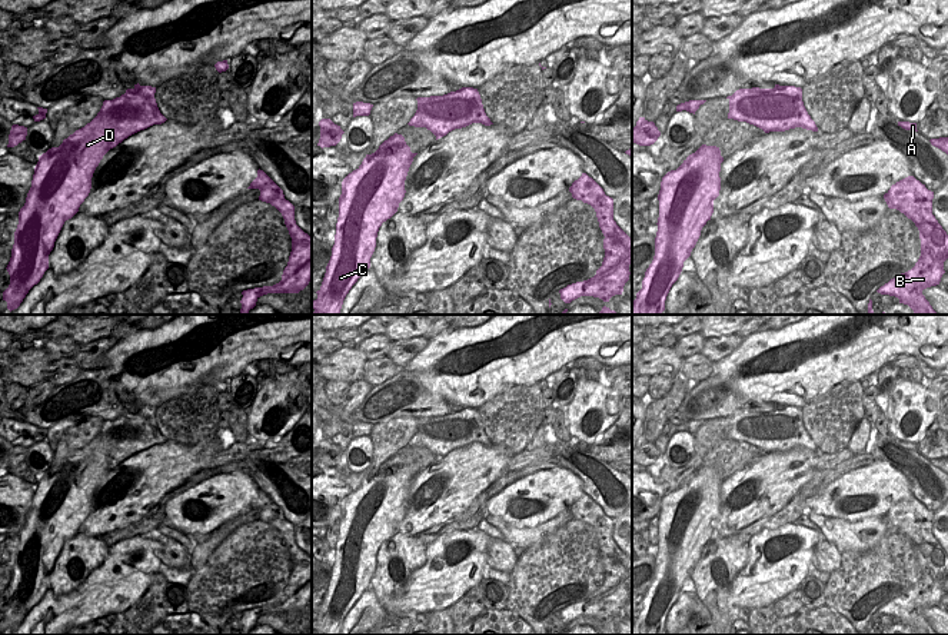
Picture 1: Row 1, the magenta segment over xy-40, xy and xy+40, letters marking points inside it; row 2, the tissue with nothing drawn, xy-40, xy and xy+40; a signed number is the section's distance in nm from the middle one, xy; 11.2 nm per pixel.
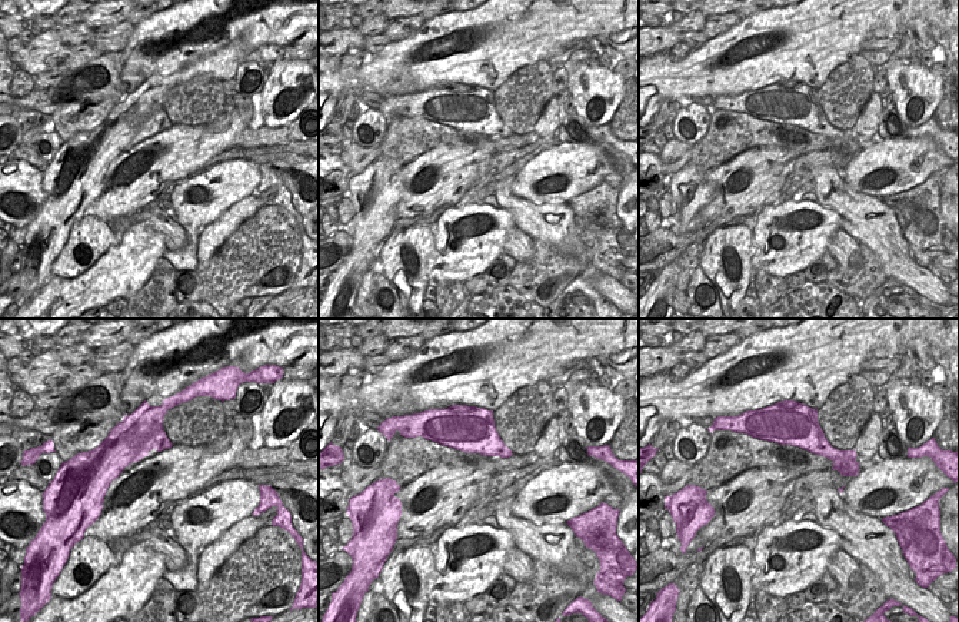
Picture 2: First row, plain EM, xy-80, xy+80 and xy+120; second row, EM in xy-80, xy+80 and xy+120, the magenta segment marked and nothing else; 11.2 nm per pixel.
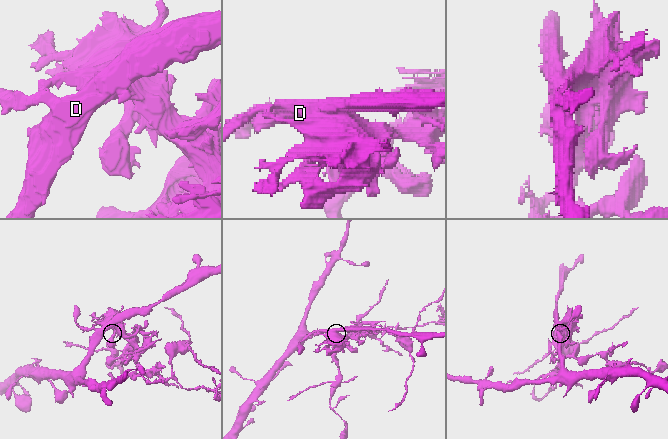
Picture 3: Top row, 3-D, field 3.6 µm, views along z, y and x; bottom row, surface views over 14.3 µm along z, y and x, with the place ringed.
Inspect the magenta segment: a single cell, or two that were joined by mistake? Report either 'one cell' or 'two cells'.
two cells

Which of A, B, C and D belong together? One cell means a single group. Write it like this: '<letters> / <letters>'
A B / C D

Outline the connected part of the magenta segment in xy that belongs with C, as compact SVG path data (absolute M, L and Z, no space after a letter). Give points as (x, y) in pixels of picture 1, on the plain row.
M395 453L343 499L335 565L312 635L339 635L346 615L370 588L379 548L398 532L416 475Z

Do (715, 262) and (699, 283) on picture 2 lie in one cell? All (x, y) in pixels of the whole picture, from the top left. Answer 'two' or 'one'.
two

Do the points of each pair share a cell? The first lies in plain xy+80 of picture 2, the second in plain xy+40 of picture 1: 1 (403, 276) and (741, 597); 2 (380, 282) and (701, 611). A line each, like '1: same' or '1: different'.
1: different
2: same

